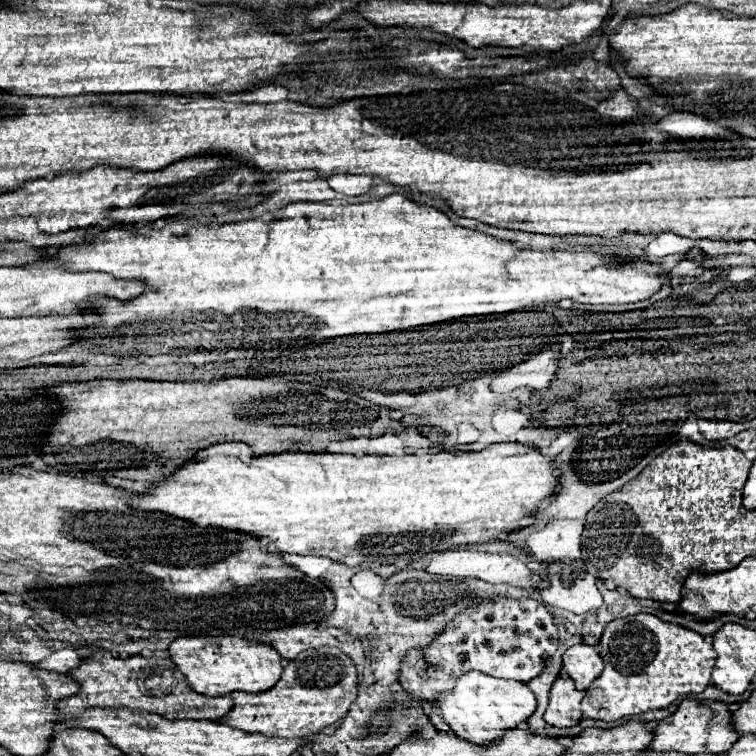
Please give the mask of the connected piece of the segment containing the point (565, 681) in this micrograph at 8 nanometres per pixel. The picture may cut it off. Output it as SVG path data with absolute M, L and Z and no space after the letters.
M558 678L554 680L550 688L550 702L544 712L544 720L550 726L574 726L580 722L580 700L584 698L582 690L574 688L574 682L570 678Z

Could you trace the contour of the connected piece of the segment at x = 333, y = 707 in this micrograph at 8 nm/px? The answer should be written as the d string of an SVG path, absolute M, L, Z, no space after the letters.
M322 646L322 650L306 650L286 664L282 678L270 690L258 694L232 692L230 698L234 700L234 706L226 718L218 722L226 722L228 726L244 732L258 732L278 738L316 736L344 718L350 704L356 700L356 684L352 660L338 648Z

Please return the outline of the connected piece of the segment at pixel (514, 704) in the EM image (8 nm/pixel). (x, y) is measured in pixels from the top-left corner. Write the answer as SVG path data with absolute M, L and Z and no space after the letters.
M466 672L458 676L456 686L450 692L442 692L438 700L434 700L444 722L464 740L474 744L490 744L502 736L504 730L516 728L520 722L526 722L530 714L536 710L536 698L528 690L526 684L516 680L504 680L486 676L484 672Z

